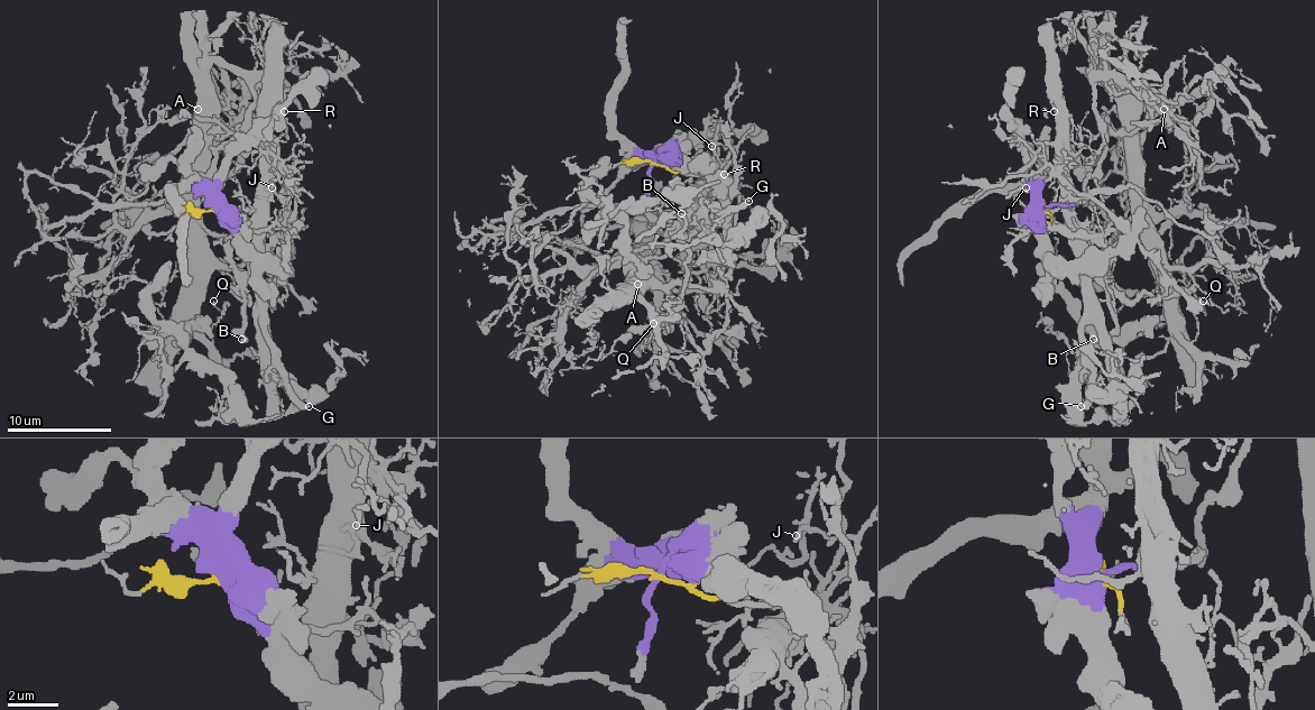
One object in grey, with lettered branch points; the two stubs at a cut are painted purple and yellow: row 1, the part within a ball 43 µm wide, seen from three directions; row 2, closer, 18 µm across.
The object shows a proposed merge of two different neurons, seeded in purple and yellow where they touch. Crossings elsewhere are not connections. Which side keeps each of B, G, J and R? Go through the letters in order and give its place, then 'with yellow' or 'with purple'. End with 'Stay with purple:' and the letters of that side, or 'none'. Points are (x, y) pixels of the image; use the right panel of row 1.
B: (1093, 339) | with purple
G: (1081, 406) | with purple
J: (1026, 187) | with purple
R: (1054, 111) | with purple
Stay with purple: B, G, J, R

